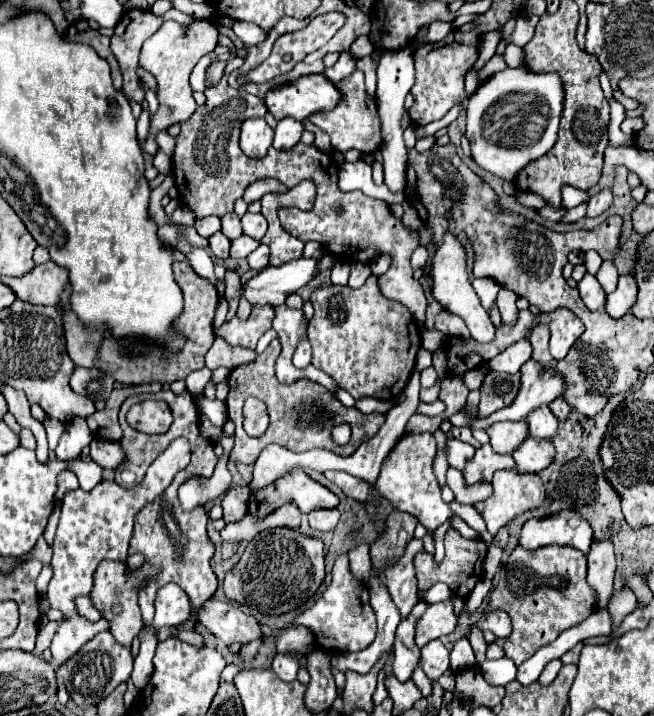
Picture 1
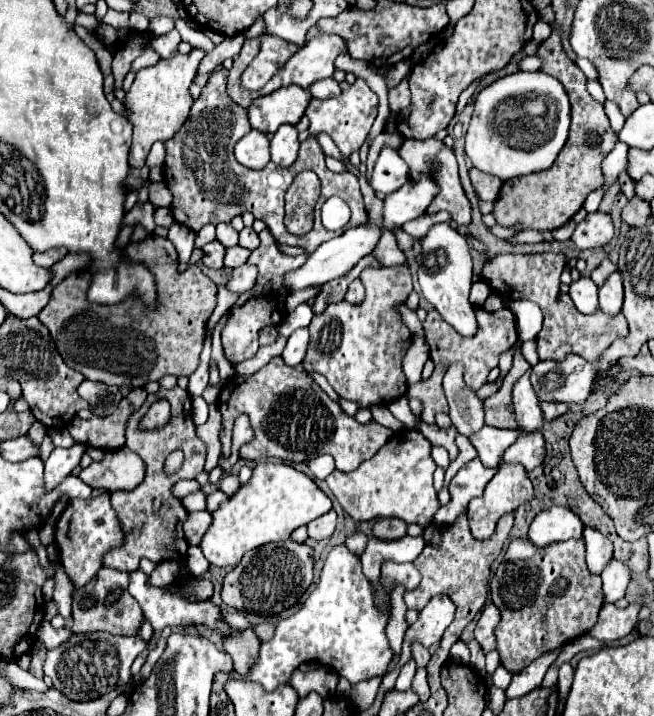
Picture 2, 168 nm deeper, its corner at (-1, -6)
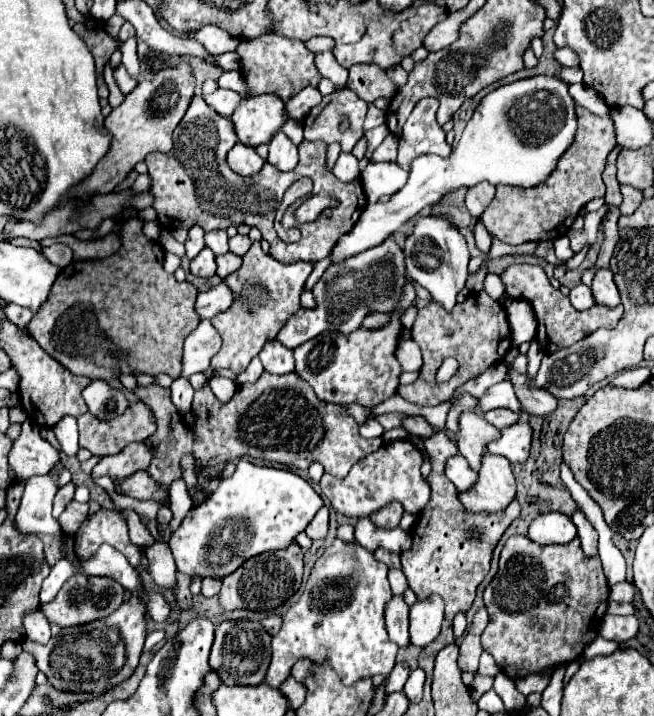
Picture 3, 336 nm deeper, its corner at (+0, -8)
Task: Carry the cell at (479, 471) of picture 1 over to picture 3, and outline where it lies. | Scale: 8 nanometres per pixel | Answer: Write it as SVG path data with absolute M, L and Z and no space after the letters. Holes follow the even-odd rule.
M457 454L445 462L445 474L455 484L455 488L461 492L469 490L477 480L477 472L473 472L469 468L469 464L463 460L461 454Z

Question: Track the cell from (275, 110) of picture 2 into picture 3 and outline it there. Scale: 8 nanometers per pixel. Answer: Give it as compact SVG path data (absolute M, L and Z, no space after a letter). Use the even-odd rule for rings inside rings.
M249 96L241 100L237 112L231 116L237 138L245 146L267 144L275 132L281 130L285 116L285 104L277 96Z

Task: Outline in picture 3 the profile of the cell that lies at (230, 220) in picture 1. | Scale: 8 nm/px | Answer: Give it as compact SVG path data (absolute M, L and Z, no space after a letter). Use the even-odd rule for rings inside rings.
M211 230L211 232L205 234L205 244L207 244L207 248L213 250L215 256L229 252L227 240L229 240L229 238L227 238L227 234L225 234L223 230Z

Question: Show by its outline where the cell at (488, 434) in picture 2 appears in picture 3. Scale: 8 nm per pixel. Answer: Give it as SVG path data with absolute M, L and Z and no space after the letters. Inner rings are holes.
M465 410L459 414L459 432L457 432L457 448L459 454L465 456L469 468L475 472L481 466L481 456L487 448L487 442L495 440L499 430L493 428L481 414L473 410Z

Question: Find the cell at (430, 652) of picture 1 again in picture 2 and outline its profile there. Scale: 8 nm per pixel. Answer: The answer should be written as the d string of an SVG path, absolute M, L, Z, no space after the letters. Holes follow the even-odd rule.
M414 644L414 648L412 648L412 658L416 660L416 664L418 664L418 666L426 668L426 666L428 666L428 662L430 662L430 658L432 658L432 654L430 654L424 646Z

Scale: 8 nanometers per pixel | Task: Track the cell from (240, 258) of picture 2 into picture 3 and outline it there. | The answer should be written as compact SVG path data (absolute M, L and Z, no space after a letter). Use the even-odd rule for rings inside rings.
M227 252L227 254L223 254L223 256L217 256L215 262L217 262L217 272L215 272L215 274L217 274L219 278L225 278L225 276L233 274L233 272L241 266L241 258L235 256L235 254L231 254L231 252Z

